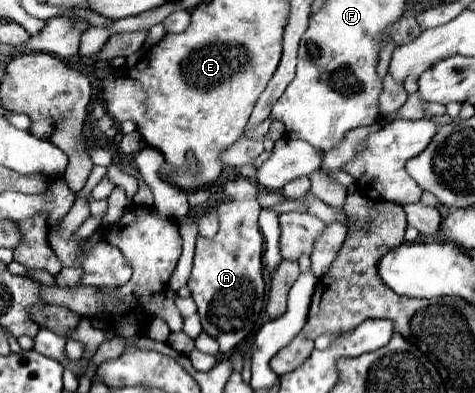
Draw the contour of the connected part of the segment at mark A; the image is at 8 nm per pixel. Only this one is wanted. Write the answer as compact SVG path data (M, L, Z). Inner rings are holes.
M237 176L223 186L223 194L225 196L217 206L221 222L219 232L213 238L197 236L195 262L187 286L199 308L203 332L219 342L221 354L229 354L257 324L263 308L265 282L261 266L263 236L257 226L257 216L261 212L257 202L259 184L251 182L251 178Z

